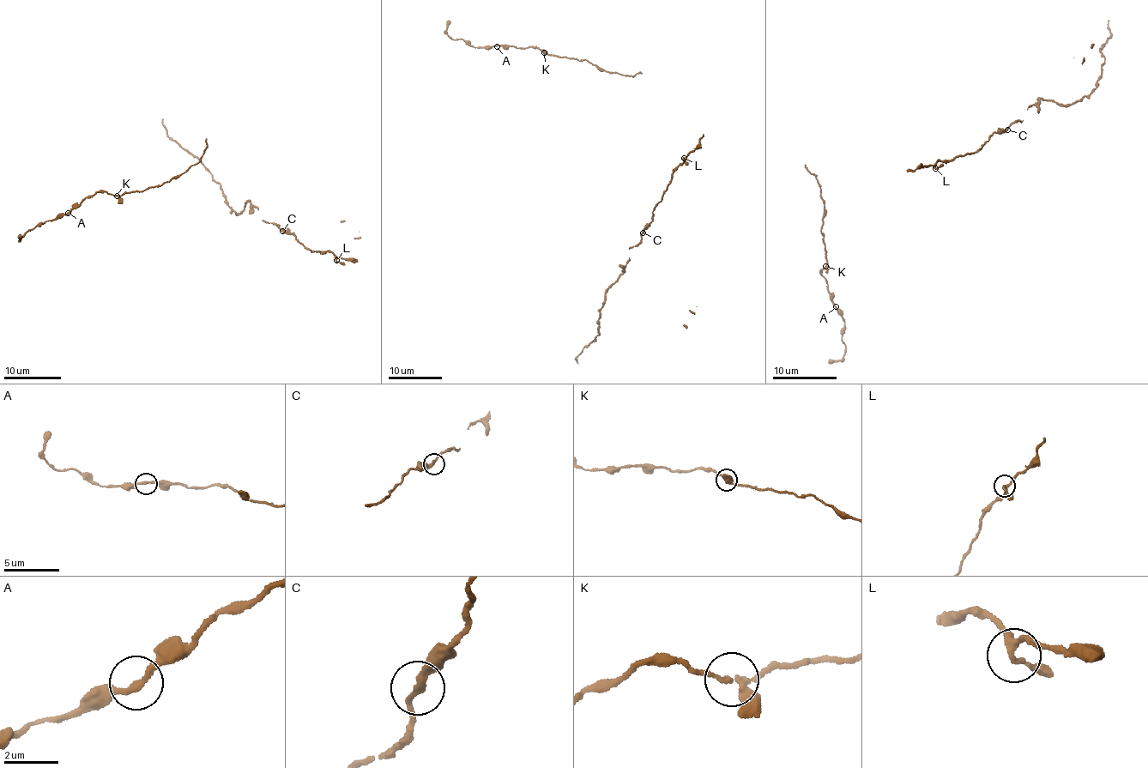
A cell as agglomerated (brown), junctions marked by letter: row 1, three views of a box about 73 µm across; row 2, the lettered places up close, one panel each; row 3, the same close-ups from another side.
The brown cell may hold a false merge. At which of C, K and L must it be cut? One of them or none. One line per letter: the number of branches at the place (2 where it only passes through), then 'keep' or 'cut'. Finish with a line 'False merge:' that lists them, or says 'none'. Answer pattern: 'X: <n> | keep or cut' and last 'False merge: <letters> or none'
C: 2 | keep
K: 3 | keep
L: 3 | keep
False merge: none

